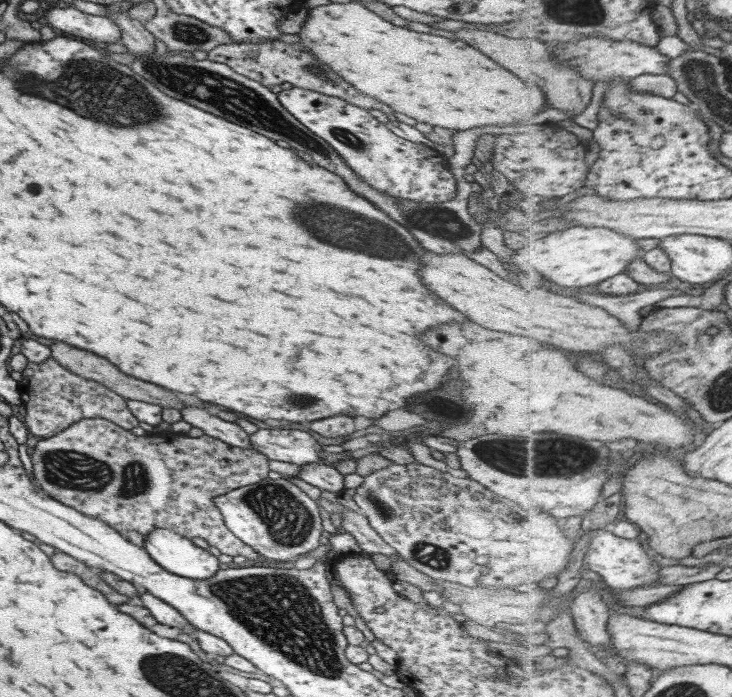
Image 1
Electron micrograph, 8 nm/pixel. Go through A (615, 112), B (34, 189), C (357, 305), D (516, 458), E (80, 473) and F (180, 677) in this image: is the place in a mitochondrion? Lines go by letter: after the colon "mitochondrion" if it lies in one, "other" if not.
A: mitochondrion
B: other
C: other
D: mitochondrion
E: mitochondrion
F: mitochondrion

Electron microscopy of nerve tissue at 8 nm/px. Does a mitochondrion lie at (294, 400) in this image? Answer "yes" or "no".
yes

